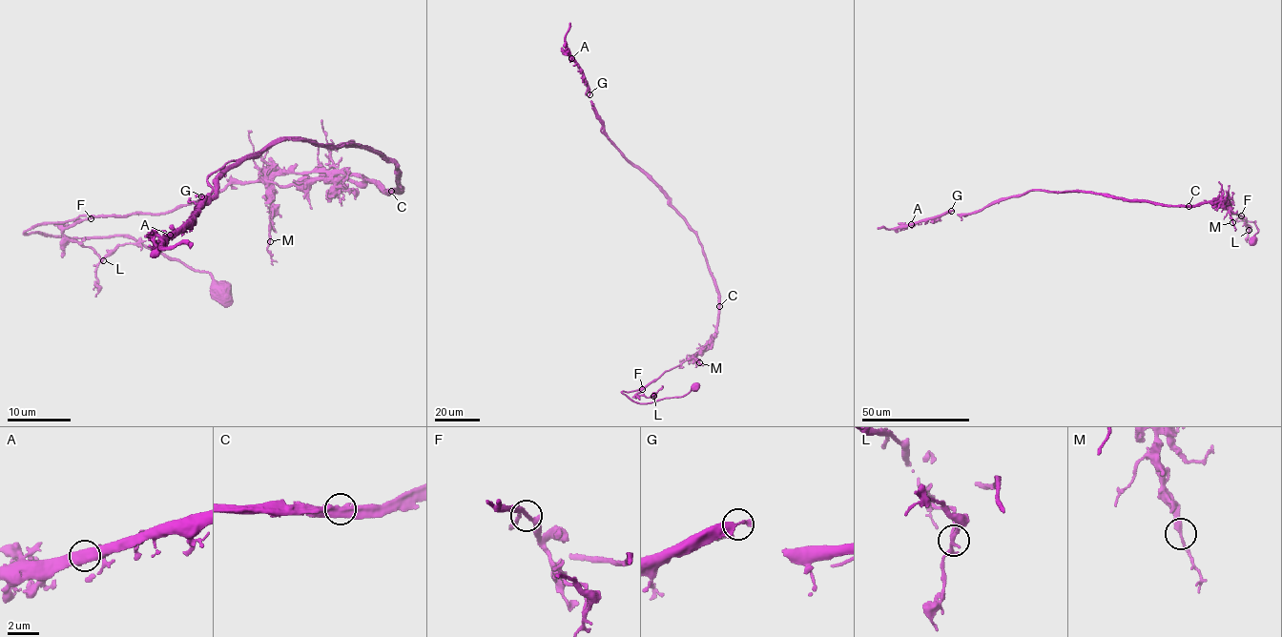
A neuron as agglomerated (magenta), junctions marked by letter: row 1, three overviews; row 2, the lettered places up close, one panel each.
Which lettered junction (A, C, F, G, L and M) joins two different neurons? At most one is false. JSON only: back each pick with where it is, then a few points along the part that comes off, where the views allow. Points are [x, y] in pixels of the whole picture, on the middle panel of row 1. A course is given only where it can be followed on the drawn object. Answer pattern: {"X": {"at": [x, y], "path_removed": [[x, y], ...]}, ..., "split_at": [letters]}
{"C": {"at": [719, 306], "path_removed": [[719, 307], [719, 292], [696, 233], [672, 205], [668, 194], [601, 131], [602, 124], [591, 108]]}, "split_at": ["C"]}

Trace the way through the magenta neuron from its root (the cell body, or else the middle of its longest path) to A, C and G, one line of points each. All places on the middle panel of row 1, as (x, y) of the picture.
A: (695, 387), (648, 403), (622, 392), (692, 359), (715, 332), (718, 291), (696, 233), (608, 135), (571, 58)
C: (695, 387), (681, 397), (648, 403), (633, 401), (622, 392), (645, 388), (692, 359), (714, 334), (719, 307)
G: (695, 387), (648, 403), (622, 392), (692, 359), (715, 332), (718, 291), (696, 233), (608, 135), (589, 93)

